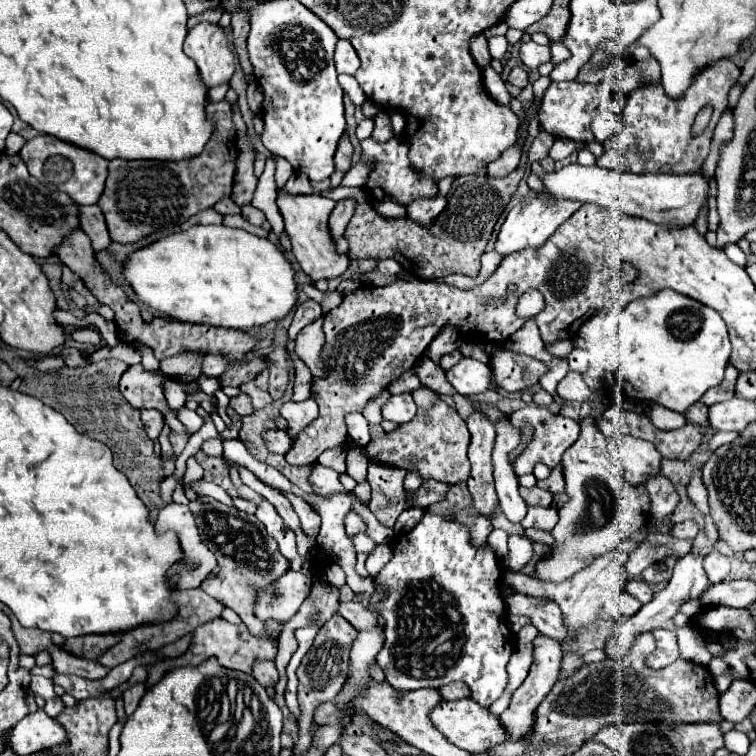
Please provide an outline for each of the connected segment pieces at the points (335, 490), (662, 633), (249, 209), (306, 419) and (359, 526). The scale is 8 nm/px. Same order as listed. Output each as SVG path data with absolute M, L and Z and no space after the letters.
M313 464L311 466L311 474L309 474L309 484L313 494L317 496L331 496L331 494L347 494L347 490L341 486L339 482L339 474L333 468L321 466L321 464Z
M657 630L655 632L655 640L657 640L657 648L653 654L649 654L645 658L645 664L651 670L661 670L665 666L669 666L671 662L675 662L679 658L679 648L677 648L677 634L675 632L667 632L667 630Z
M243 206L243 208L241 208L241 216L243 216L247 222L255 224L255 226L259 226L259 224L267 224L265 214L263 214L261 210L253 208L253 206Z
M313 394L305 402L285 402L281 406L281 416L289 422L289 434L295 438L315 416L317 416L317 402Z
M349 512L345 516L345 532L347 532L347 536L355 536L355 534L359 534L363 530L365 530L365 522L357 514Z

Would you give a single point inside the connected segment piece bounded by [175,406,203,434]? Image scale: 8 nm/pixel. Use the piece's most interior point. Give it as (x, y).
(191, 420)

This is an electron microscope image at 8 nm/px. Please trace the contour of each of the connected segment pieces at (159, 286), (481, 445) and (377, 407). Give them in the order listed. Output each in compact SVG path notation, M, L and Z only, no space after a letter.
M193 226L187 232L171 234L153 242L151 246L131 254L131 258L125 262L125 278L133 286L139 300L163 316L179 322L237 330L251 330L285 318L299 298L295 268L285 258L285 254L267 238L259 238L229 226Z
M479 412L471 414L471 418L467 420L467 426L471 432L471 444L469 444L471 474L467 480L469 492L473 496L475 508L481 510L485 516L491 516L497 504L497 494L493 486L493 462L491 462L495 428Z
M385 390L383 394L379 394L377 398L373 398L373 400L369 400L367 402L367 406L365 406L365 410L363 410L363 416L369 420L369 424L381 424L381 406L383 406L383 402L389 398L391 394L389 394L389 390Z

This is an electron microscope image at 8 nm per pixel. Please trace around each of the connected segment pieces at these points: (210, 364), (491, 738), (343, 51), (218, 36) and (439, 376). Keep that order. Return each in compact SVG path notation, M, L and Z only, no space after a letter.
M206 354L203 358L201 374L208 377L219 377L229 365L226 358Z
M471 698L455 700L455 702L443 702L441 706L437 706L437 710L433 710L431 718L433 718L433 724L445 734L445 738L449 742L453 742L455 746L459 746L463 750L469 750L471 754L489 752L493 746L509 740L509 732L501 724L499 716L491 714L487 708L479 706Z
M339 40L335 48L335 68L339 74L353 76L359 70L359 56L347 40Z
M199 22L187 32L183 52L193 58L207 88L229 82L233 76L233 52L219 24Z
M427 356L419 358L419 362L415 366L415 374L419 376L419 380L425 388L433 390L439 396L455 396L457 394L457 390L447 382L445 372Z

